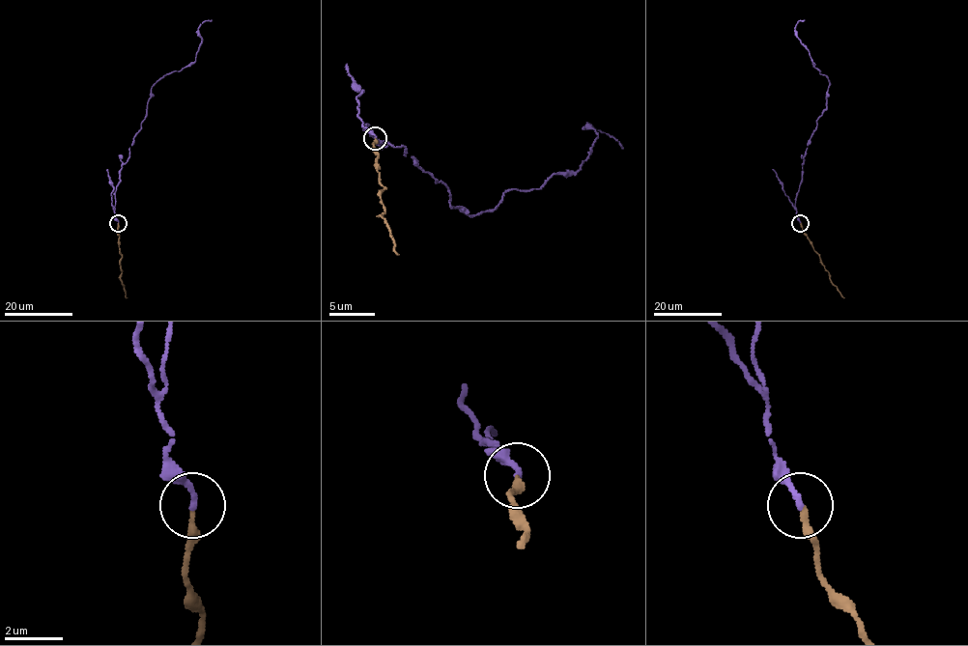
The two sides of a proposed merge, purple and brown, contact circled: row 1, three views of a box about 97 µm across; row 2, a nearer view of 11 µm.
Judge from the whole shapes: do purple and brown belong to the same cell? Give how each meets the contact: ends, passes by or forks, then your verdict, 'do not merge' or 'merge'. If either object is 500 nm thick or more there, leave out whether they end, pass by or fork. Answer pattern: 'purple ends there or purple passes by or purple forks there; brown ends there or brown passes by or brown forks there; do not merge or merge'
purple ends there; brown ends there; merge

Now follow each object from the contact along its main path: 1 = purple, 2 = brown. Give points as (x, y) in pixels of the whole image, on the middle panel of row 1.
1: (376, 138), (366, 123), (469, 215), (572, 175), (597, 138), (585, 125), (622, 148)
2: (376, 138), (373, 145), (378, 156), (378, 182), (384, 188), (380, 195), (380, 215), (398, 254)

